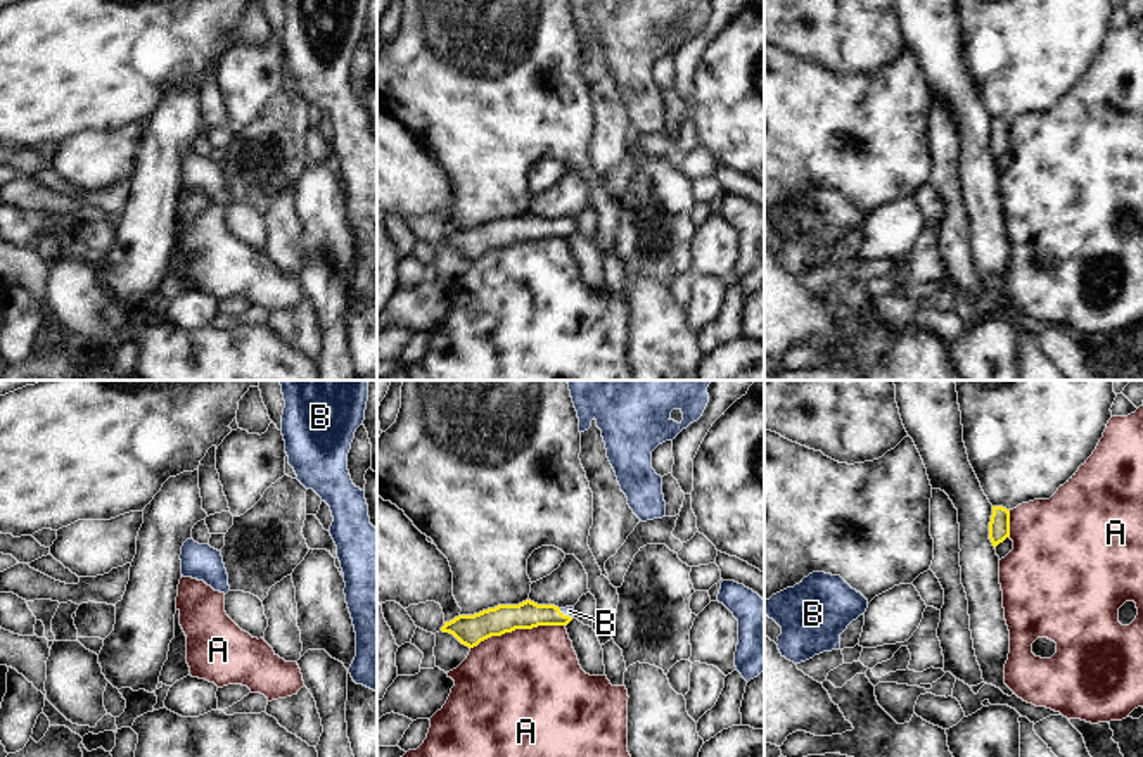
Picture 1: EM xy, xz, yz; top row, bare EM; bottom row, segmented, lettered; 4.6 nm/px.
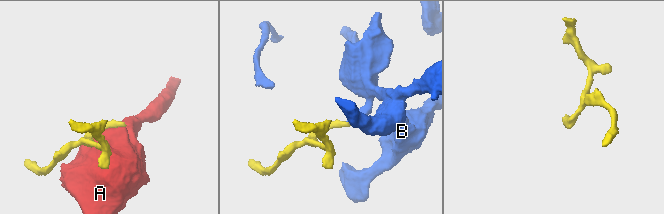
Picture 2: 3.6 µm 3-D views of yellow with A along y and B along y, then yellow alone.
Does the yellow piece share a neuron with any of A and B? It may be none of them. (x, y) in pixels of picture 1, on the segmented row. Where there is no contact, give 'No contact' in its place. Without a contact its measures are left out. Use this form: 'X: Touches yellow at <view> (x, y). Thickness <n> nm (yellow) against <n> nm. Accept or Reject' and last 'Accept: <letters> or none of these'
A: Touches yellow at xz (517, 628). Thickness 140 nm (yellow) against 480 nm. Reject
B: Touches yellow at xz (566, 616). Thickness 130 nm (yellow) against 50 nm. Accept
Accept: B.

